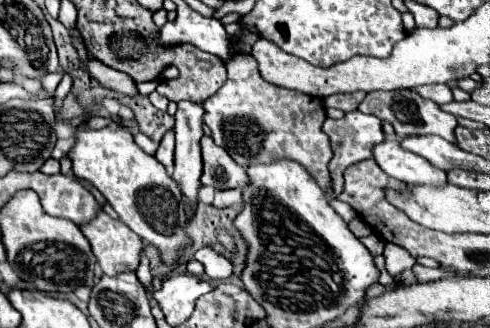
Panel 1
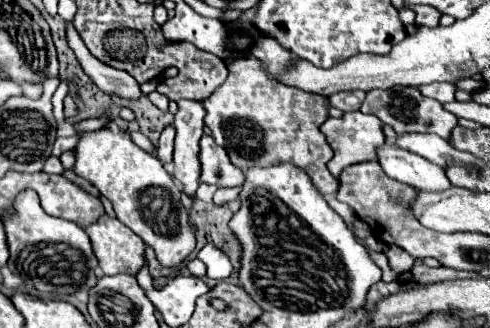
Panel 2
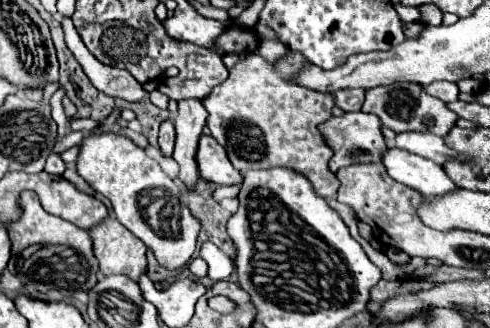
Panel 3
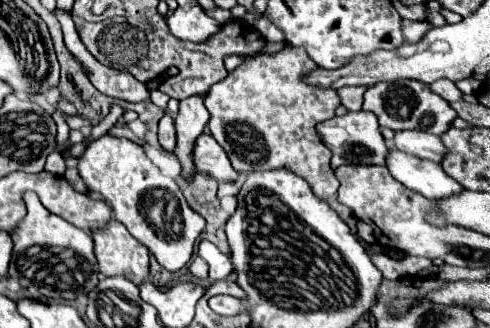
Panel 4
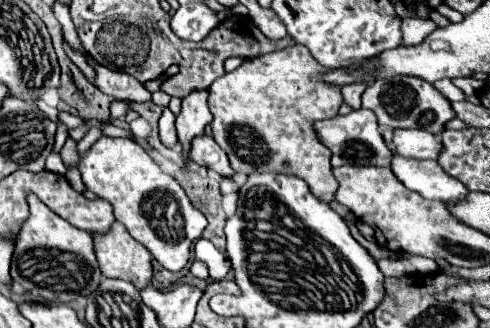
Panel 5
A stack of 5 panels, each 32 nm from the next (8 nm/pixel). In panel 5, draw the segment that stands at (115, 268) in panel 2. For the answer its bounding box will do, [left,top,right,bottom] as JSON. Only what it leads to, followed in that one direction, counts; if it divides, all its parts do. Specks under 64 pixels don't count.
[94,222,152,290]

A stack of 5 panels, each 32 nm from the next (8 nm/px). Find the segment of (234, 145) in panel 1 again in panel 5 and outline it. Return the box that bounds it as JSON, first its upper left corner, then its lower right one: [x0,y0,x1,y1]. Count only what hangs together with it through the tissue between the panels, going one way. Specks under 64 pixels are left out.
[210,44,344,204]

